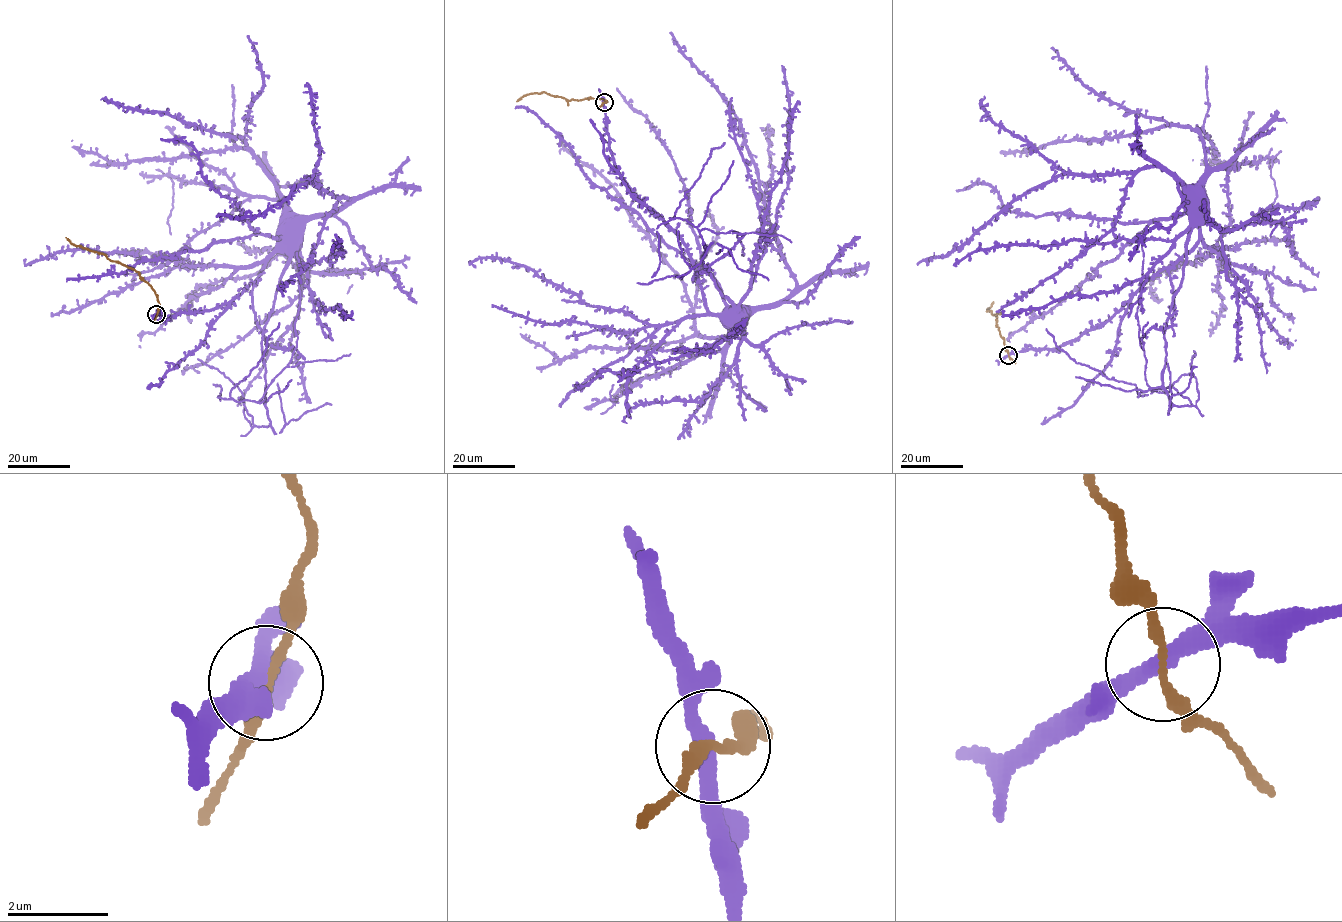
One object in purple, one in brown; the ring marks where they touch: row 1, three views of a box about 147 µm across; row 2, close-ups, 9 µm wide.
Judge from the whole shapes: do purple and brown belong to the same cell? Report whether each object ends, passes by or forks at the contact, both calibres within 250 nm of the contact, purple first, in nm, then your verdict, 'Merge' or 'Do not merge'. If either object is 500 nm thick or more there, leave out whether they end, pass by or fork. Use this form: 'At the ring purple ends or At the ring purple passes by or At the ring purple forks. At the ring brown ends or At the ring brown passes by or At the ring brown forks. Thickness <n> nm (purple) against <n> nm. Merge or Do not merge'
At the ring purple passes by. At the ring brown passes by. Thickness 320 nm (purple) against 180 nm. Merge

